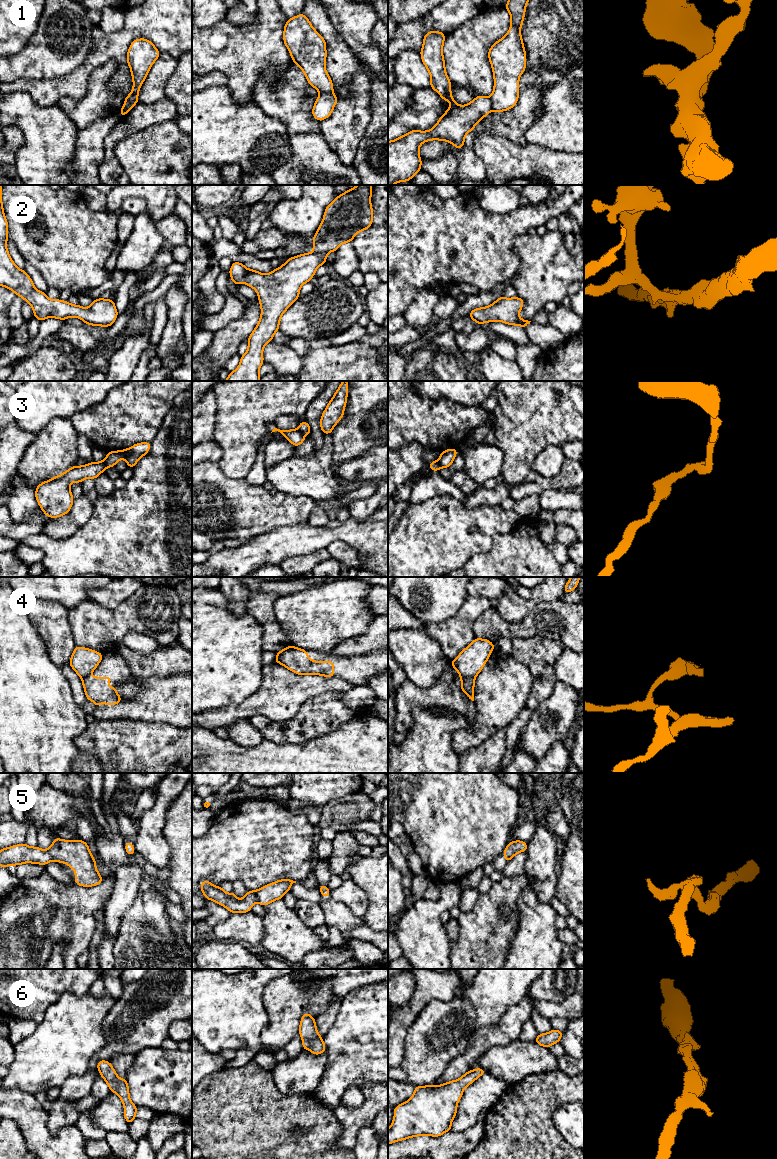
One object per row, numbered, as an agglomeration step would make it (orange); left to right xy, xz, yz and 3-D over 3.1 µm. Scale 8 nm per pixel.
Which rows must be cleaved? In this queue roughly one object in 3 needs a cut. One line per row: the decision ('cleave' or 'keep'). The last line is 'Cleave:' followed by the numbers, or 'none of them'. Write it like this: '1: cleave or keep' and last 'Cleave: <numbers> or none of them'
1: cleave
2: keep
3: cleave
4: cleave
5: keep
6: keep
Cleave: 1, 3, 4

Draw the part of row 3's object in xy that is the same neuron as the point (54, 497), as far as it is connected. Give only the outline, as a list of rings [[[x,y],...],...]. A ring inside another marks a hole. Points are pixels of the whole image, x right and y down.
[[[106,458],[84,466],[73,466],[61,475],[47,480],[36,487],[35,497],[47,517],[60,517],[67,514],[73,504],[70,484],[86,478],[96,479],[105,470]]]

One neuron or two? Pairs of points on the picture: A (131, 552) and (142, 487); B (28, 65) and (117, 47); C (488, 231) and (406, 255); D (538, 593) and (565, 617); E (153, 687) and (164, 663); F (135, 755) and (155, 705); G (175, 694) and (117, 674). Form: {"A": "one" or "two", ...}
{"A": "one", "B": "two", "C": "one", "D": "two", "E": "two", "F": "two", "G": "one"}

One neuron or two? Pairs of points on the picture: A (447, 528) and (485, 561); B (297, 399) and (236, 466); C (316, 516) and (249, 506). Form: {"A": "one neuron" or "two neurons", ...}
{"A": "two neurons", "B": "one neuron", "C": "two neurons"}

